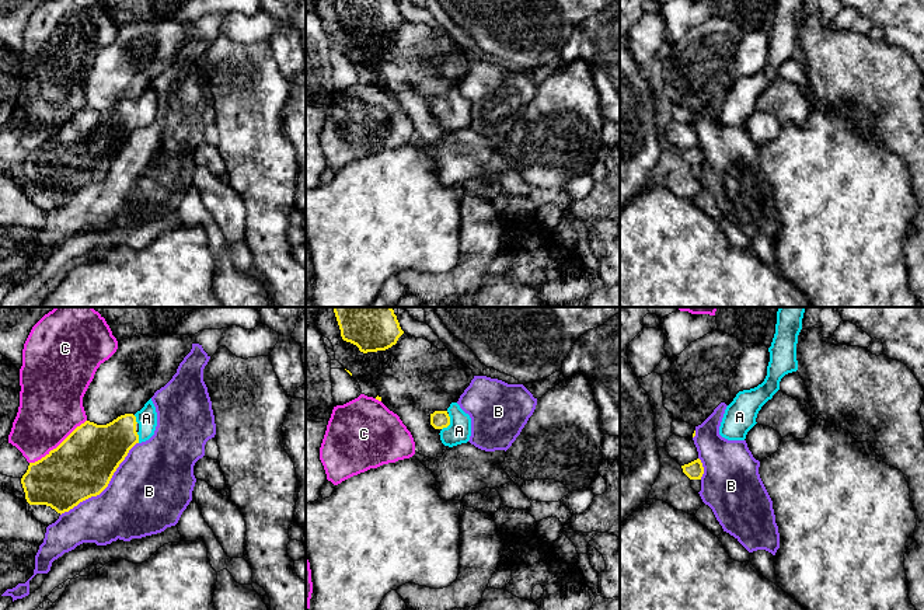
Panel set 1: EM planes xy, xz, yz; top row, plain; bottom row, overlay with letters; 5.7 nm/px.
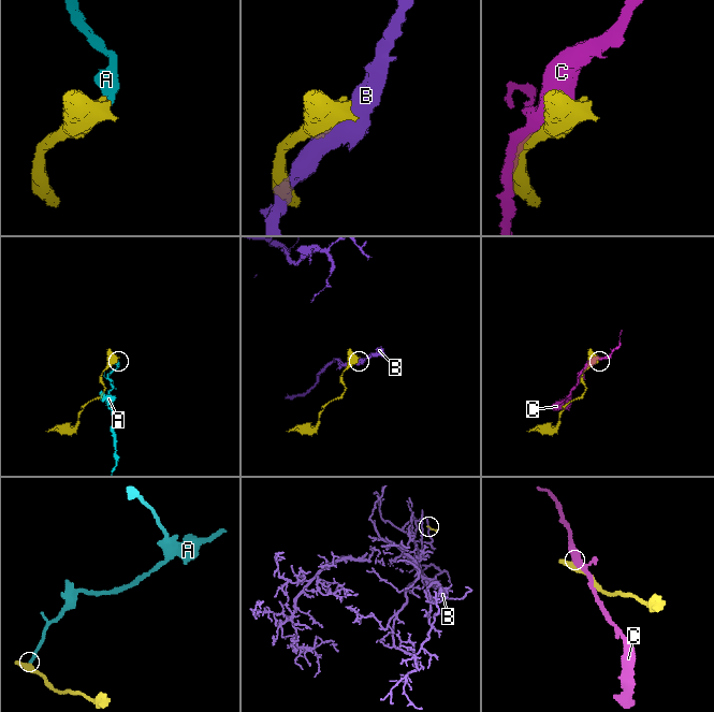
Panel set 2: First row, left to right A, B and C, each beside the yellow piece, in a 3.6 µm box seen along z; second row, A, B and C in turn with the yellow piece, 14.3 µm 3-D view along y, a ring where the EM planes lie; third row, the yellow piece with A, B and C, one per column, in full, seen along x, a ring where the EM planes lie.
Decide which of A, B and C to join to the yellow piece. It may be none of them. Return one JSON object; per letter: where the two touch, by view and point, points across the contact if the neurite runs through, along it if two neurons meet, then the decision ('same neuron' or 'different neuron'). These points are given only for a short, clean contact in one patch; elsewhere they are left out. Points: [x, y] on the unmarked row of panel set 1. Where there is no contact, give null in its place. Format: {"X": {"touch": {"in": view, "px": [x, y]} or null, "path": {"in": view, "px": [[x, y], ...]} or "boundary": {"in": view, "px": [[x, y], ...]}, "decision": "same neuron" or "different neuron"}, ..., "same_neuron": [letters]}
{"A": {"touch": {"in": "xz", "px": [449, 108]}, "path": {"in": "xz", "px": [[439, 105], [449, 108], [459, 117]]}, "decision": "same neuron"}, "B": {"touch": {"in": "xy", "px": [105, 173]}, "decision": "different neuron"}, "C": {"touch": {"in": "xy", "px": [59, 131]}, "decision": "different neuron"}, "same_neuron": ["A"]}

